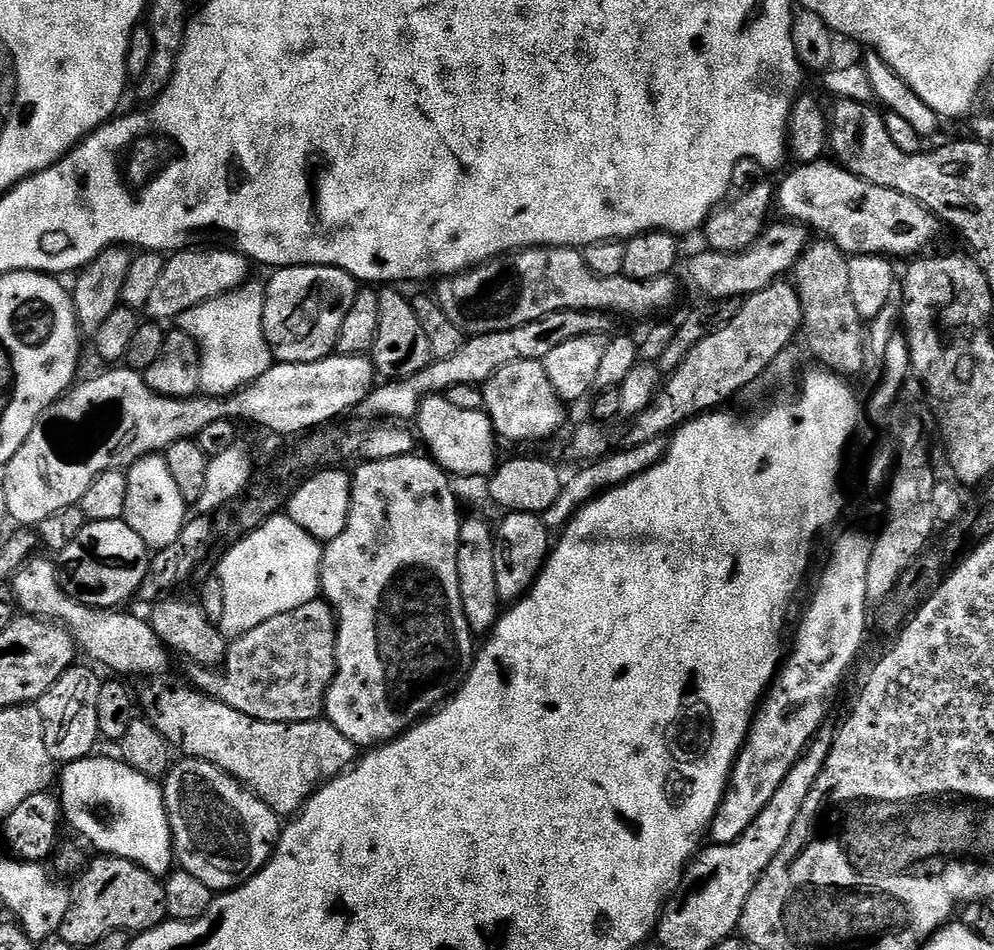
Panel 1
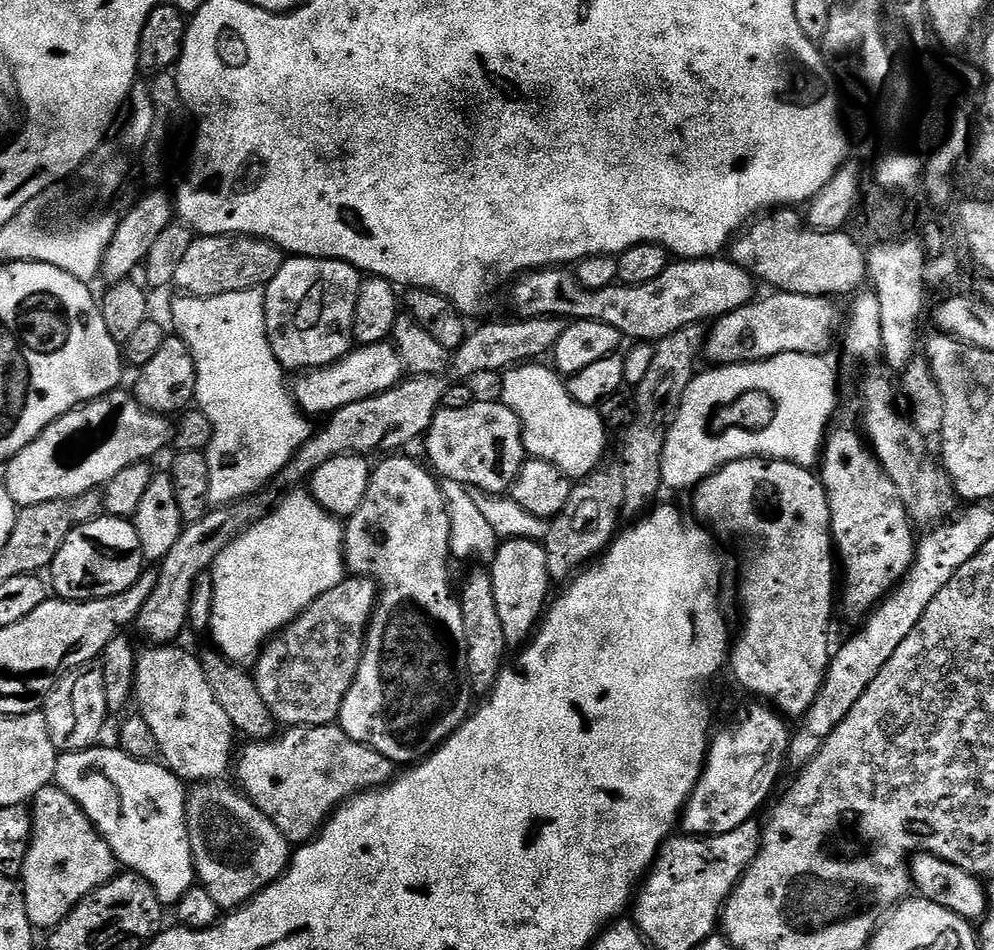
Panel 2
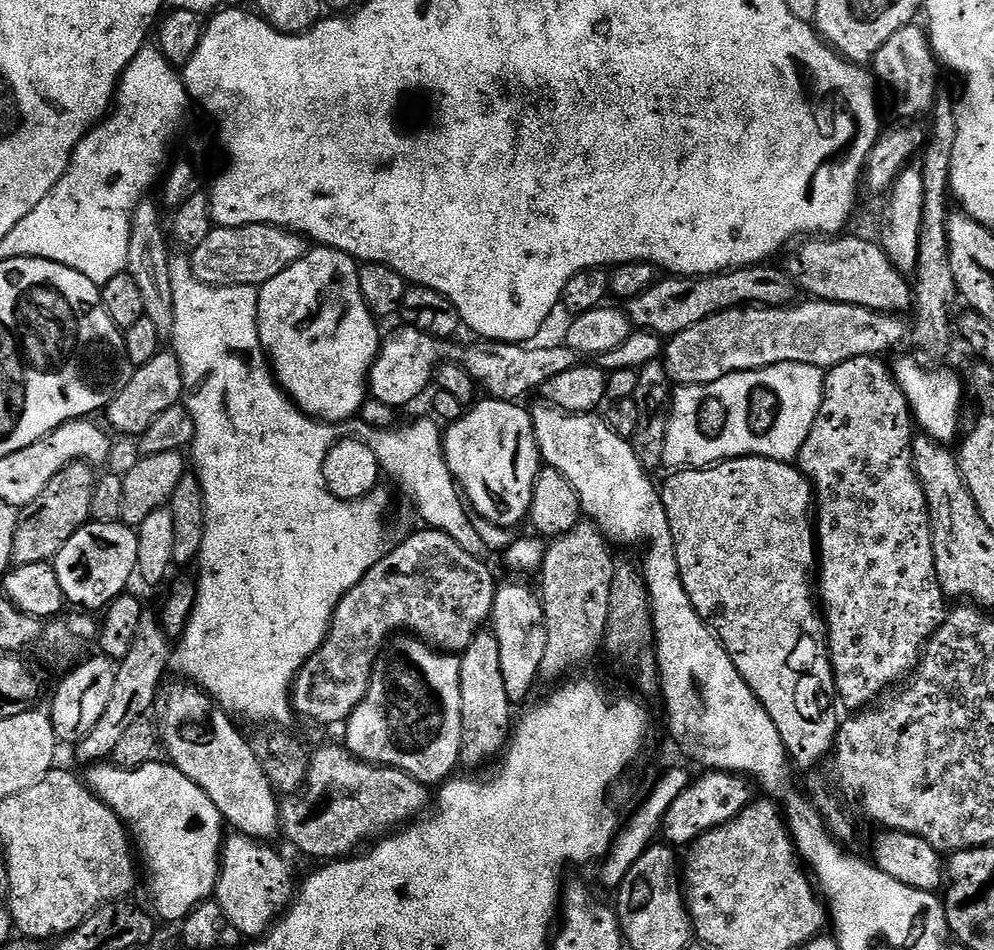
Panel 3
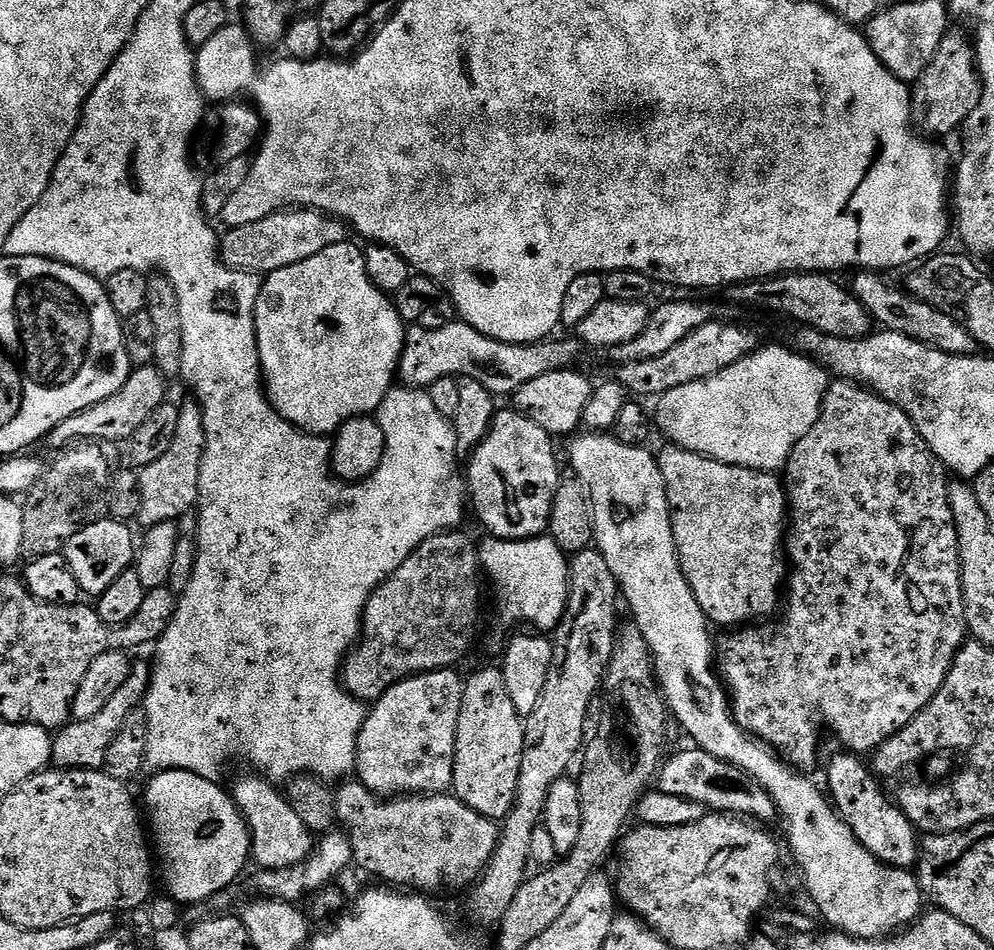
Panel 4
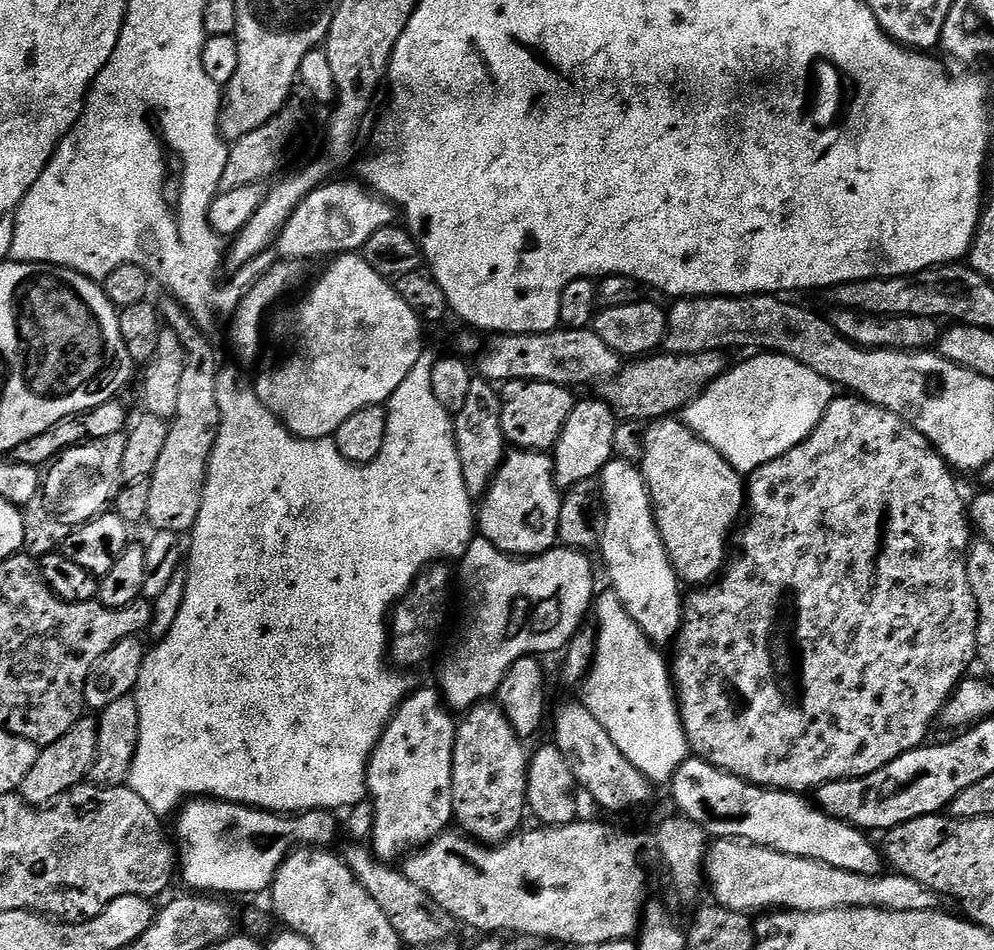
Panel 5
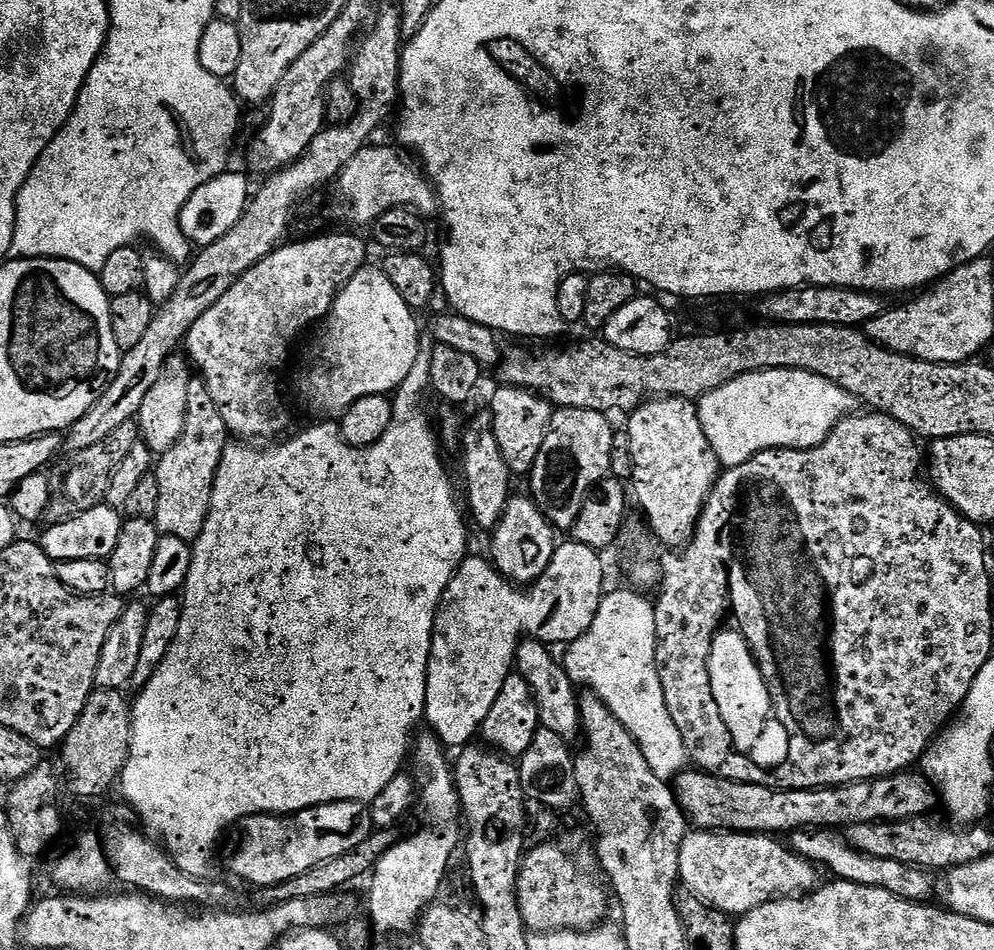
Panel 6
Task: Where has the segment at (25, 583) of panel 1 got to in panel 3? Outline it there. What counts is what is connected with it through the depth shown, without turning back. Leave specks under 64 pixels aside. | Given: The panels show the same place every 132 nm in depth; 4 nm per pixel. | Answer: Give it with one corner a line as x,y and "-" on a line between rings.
176,678
173,684
168,682
161,687
154,716
167,759
218,806
229,829
265,842
275,841
275,836
281,835
281,801
276,789
270,778
266,778
262,762
254,758
249,737
232,725
233,717
207,692
183,678

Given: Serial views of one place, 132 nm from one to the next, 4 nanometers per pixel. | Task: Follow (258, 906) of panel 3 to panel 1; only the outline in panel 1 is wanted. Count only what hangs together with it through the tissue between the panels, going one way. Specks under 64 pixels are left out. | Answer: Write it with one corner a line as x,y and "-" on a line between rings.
184,758
173,763
169,768
167,776
163,777
162,787
164,790
164,805
166,806
166,814
168,821
172,827
172,851
174,853
174,860
183,871
194,874
194,878
198,878
201,882
206,882
206,886
212,888
213,893
219,894
227,892
233,888
237,888
240,884
245,884
248,879
254,874
258,874
266,866
266,862
272,857
272,851
276,848
276,843
280,840
280,833
282,831
281,817
276,815
274,810
270,810
270,806
266,806
266,802
262,802
254,793
245,788
243,784
238,783
230,774
226,774
217,766
205,760
198,760
195,758

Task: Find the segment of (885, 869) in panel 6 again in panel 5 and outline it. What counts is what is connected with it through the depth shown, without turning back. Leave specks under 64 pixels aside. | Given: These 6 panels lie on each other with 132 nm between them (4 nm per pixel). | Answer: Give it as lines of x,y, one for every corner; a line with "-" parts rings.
689,758
682,762
682,766
678,766
678,770
672,775
670,781
671,788
672,800
684,811
681,813
687,819
700,825
709,837
746,840
750,844
757,844
782,854
790,854
794,858
810,858
814,862
834,866
838,870
850,870
850,874
879,876
885,871
885,857
882,855
881,849
879,852
868,841
869,833
867,831
826,815
807,795
751,784
748,780
738,778
729,772
723,772
720,768
715,768
714,765
699,758

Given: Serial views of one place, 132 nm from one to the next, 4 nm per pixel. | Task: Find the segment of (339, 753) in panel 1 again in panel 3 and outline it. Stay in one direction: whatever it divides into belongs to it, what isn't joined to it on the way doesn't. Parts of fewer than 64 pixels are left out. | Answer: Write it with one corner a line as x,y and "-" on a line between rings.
340,742
328,744
317,752
313,751
311,757
310,770
304,787
299,792
289,795
280,805
280,826
283,839
288,839
298,851
320,860
316,862
347,858
361,846
375,842
385,834
395,833
401,826
423,817
429,811
429,785
418,782
418,778
402,770
389,768
387,764
367,764

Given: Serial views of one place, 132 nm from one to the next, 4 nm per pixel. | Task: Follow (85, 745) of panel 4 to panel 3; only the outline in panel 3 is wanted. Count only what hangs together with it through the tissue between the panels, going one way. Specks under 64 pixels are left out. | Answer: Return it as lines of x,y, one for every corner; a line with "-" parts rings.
145,611
142,622
138,626
138,634
134,638
134,646
130,646
130,654
122,658
116,665
116,685
114,694
110,698
110,706
106,706
106,714
98,718
98,726
94,726
92,733
80,741
78,751
85,760
85,765
91,766
97,762
104,762
109,759
118,746
118,742
127,728
138,718
149,715
156,703
156,696
165,683
164,675
170,672
172,654
174,651
173,641
169,640
163,628
158,623
158,616
155,611

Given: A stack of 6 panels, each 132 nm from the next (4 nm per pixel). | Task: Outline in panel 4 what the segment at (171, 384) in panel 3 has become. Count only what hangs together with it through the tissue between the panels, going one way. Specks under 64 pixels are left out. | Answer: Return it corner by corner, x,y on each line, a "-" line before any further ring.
155,366
133,367
118,394
110,394
110,398
63,420
55,430
48,433
46,444
55,450
67,449
77,442
123,445
134,434
134,430
138,430
138,426
142,426
142,422
146,422
146,418
150,418
150,414
154,414
154,410
158,410
158,406
169,399
168,384
169,381

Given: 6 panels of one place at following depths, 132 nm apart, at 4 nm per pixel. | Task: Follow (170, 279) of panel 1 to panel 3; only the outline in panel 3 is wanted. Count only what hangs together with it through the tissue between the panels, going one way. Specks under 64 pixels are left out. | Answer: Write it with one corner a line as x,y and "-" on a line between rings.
269,224
233,228
216,226
210,234
206,234
202,246
191,249
192,276
198,278
198,282
215,288
243,284
259,286
270,282
270,278
282,274
282,270
294,266
294,262
301,260
309,250
309,241
300,233
290,232
287,228

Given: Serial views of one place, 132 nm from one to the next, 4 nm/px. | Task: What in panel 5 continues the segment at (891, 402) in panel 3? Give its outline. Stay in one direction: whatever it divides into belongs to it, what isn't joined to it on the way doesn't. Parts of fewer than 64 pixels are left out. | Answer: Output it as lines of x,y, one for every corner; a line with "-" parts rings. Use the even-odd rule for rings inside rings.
852,394
837,395
830,402
826,414
822,414
822,422
818,422
816,429
804,439
804,443
792,448
786,454
766,462
757,472
751,473
746,480
746,519
742,527
734,536
734,551
727,561
722,575
715,582
707,585
703,590
692,590
687,593
684,601
684,620
680,624
680,634
676,648
676,661
670,664
670,675
674,685
674,691
680,709
680,721
684,727
684,733
688,739
688,747
693,757
706,761
708,764
720,768
723,772
734,774
738,778
748,780
751,784
760,784
763,788
778,788
786,792
811,793
835,780
856,780
860,776
874,774
874,770
882,770
894,758
906,754
910,750
921,747
928,736
928,727
937,723
944,703
951,698
953,690
960,685
961,680
969,675
968,667
977,663
976,647
978,646
978,602
974,598
974,590
970,590
970,578
968,577
968,549
973,543
973,529
970,527
970,516
966,511
966,500
960,497
960,488
956,485
957,477
953,469
949,468
946,461
940,457
939,452
933,448
930,441
918,430
910,427
905,420
898,418
885,408
879,408
868,400
862,400
-
729,680
736,687
738,695
744,699
745,712
739,716
736,713
736,704
728,697
728,688
724,683

